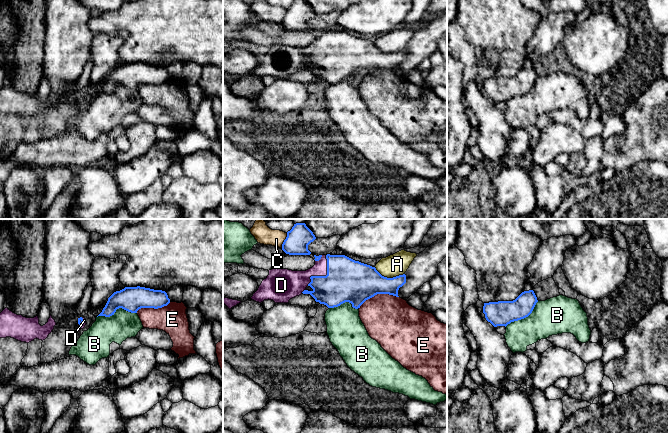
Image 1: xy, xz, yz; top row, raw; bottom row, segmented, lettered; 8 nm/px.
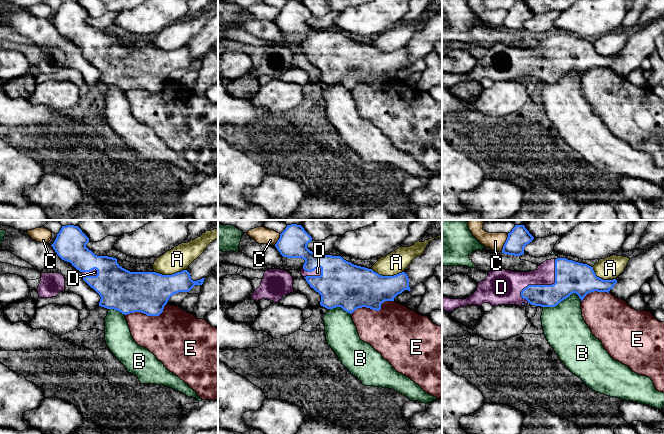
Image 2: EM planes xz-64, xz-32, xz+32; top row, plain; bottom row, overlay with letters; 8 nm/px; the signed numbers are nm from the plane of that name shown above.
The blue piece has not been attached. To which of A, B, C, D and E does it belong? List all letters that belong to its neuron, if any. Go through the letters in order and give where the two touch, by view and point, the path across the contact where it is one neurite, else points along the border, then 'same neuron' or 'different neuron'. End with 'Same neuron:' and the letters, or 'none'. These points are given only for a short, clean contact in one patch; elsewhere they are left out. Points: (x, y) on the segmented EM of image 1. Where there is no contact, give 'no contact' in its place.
A: meets blue in xz at (389, 278); different neuron
B: meets blue in xy at (116, 309); different neuron
C: meets blue in xz at (284, 240); different neuron
D: meets blue in xz at (323, 276); same neuron
E: meets blue in xz at (378, 293); different neuron
Same neuron: D

